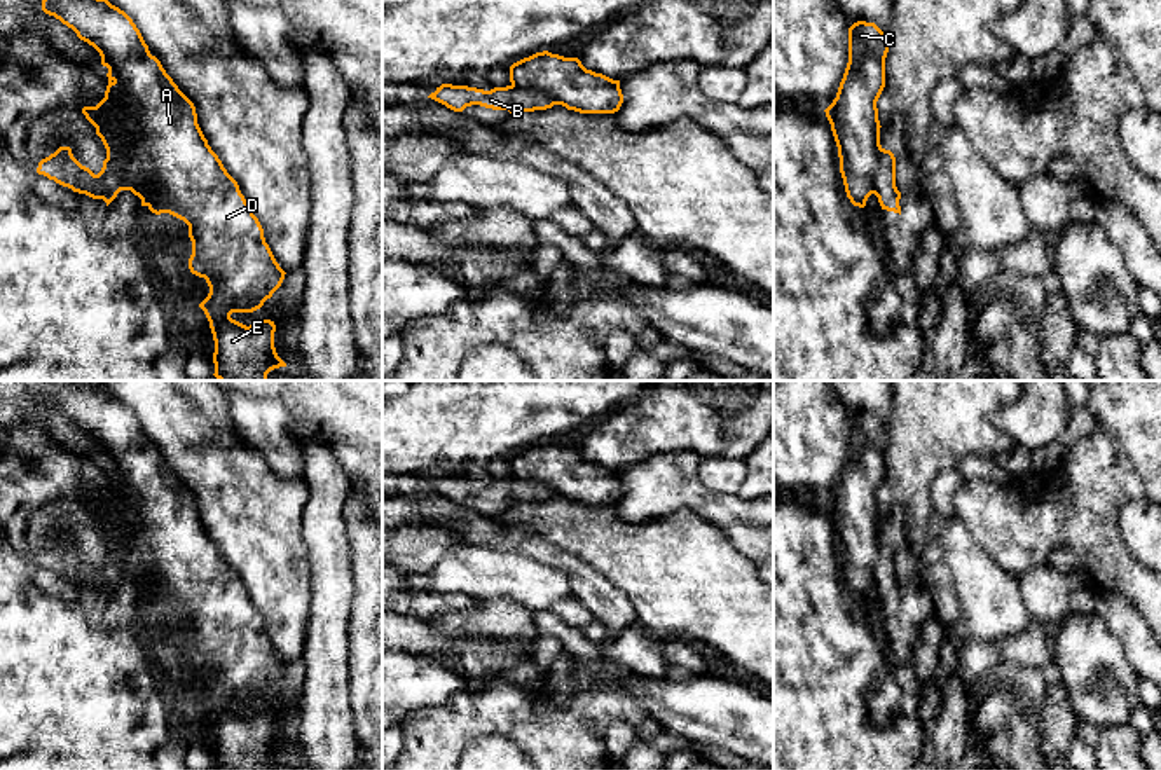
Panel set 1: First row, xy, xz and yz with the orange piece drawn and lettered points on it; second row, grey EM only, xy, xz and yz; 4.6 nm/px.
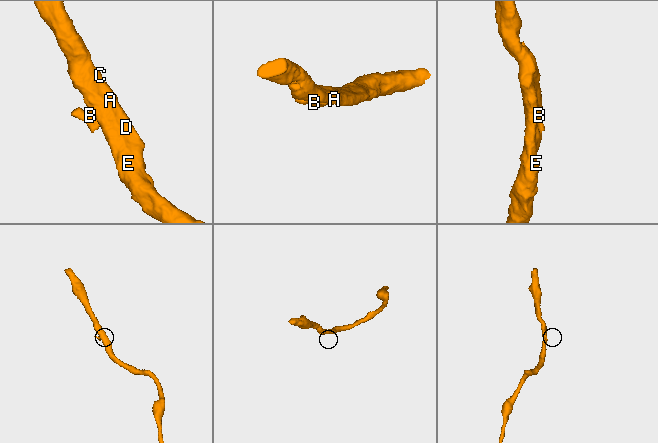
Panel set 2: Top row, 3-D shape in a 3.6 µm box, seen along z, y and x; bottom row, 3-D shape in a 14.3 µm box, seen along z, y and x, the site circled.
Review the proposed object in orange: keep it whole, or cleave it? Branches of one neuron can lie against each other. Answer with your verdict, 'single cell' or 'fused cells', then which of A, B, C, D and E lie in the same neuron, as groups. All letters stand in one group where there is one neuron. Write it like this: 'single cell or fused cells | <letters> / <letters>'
fused cells | A C D E / B

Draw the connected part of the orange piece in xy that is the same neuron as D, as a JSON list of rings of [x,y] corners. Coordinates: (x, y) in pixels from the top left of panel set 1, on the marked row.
[[[42,0],[42,10],[93,45],[108,68],[105,98],[96,107],[84,107],[82,113],[96,127],[106,152],[124,150],[131,168],[154,178],[154,189],[140,196],[141,206],[155,215],[169,213],[189,225],[189,269],[210,286],[199,307],[215,340],[213,375],[218,381],[267,381],[271,370],[286,367],[274,347],[274,321],[258,320],[246,327],[230,314],[260,309],[281,286],[286,272],[265,243],[264,229],[237,182],[208,145],[194,103],[150,54],[133,19],[108,0]]]

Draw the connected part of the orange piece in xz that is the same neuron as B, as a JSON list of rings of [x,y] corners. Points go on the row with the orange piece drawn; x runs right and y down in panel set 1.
[[[442,84],[428,98],[445,105],[454,112],[463,112],[466,107],[480,105],[485,108],[508,110],[510,113],[515,113],[546,110],[557,105],[555,100],[546,93],[520,91],[513,86],[484,91],[468,86]]]

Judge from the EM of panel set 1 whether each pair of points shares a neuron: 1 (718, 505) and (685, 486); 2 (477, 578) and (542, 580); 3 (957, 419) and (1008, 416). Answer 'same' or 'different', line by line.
1: same
2: same
3: different

